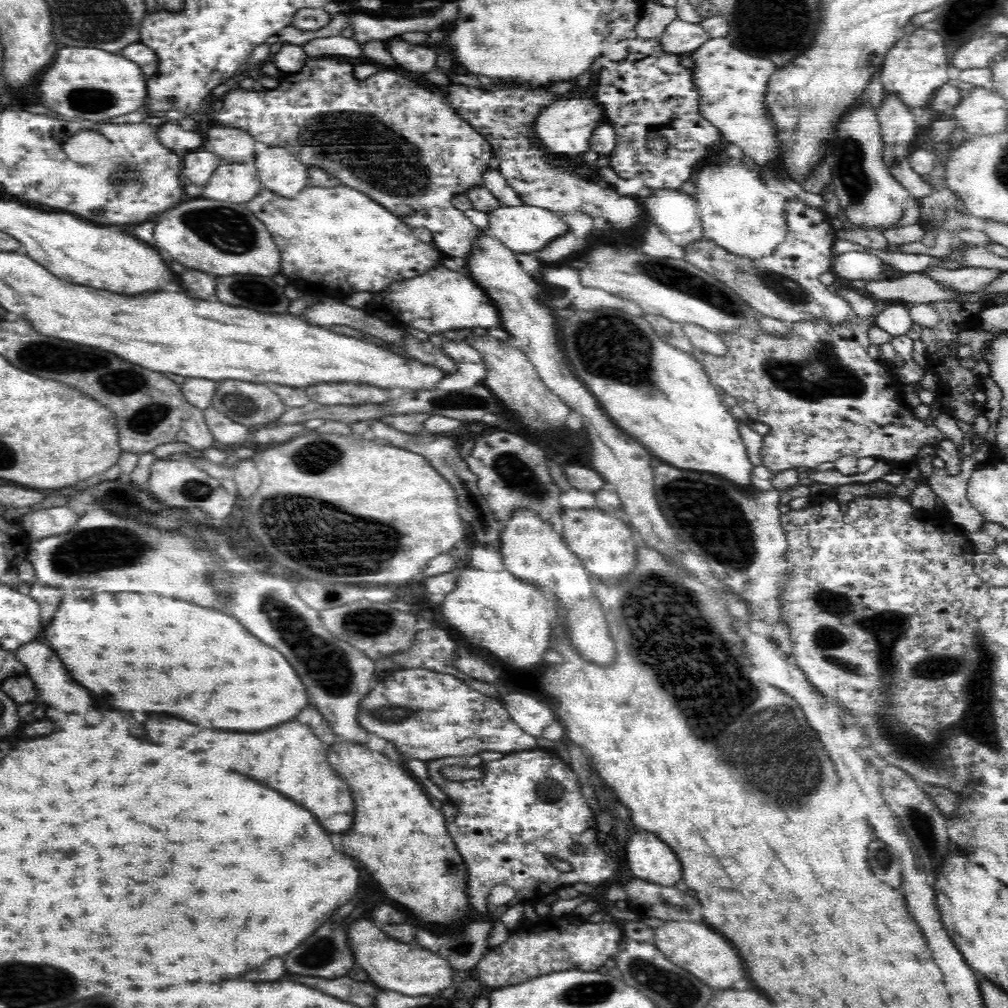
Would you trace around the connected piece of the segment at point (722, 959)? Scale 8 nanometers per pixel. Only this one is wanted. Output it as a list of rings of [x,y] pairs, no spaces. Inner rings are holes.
[[[664,921],[662,926],[655,929],[652,943],[668,961],[678,964],[712,988],[730,988],[736,980],[742,980],[746,976],[736,950],[704,924]]]

